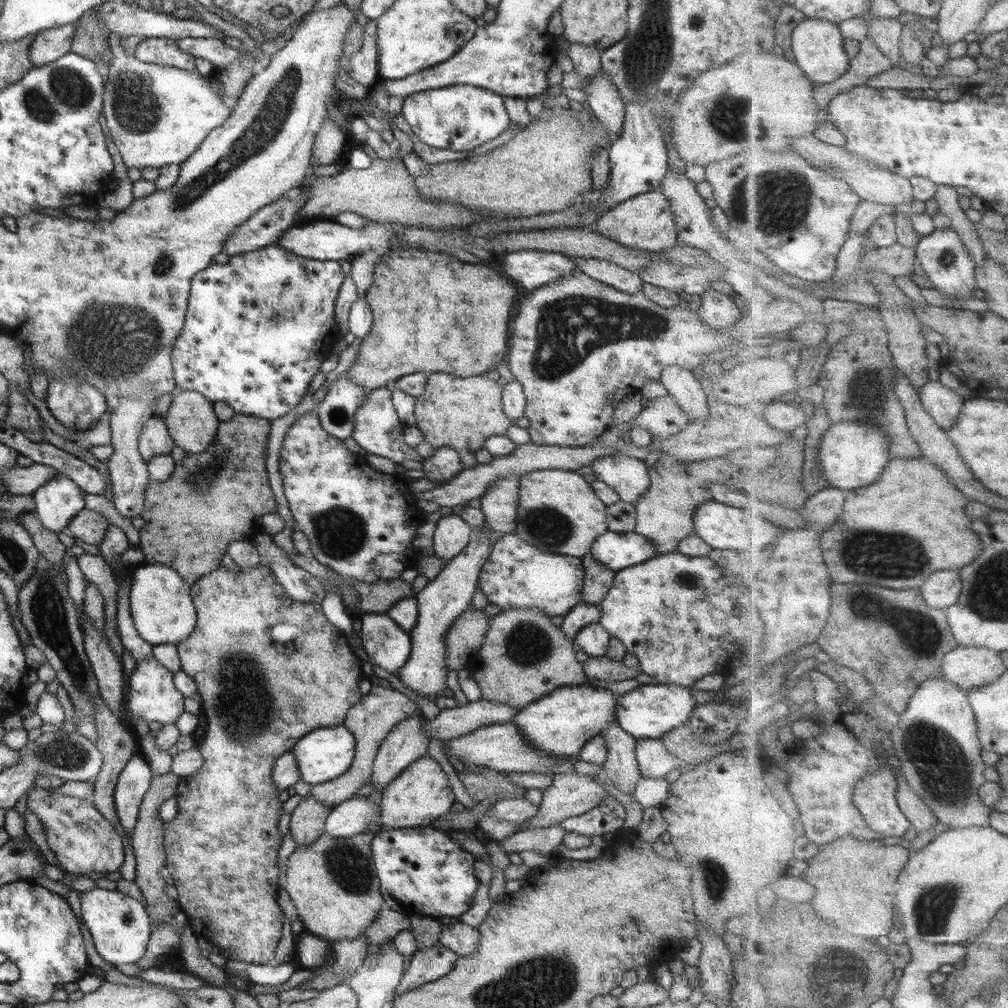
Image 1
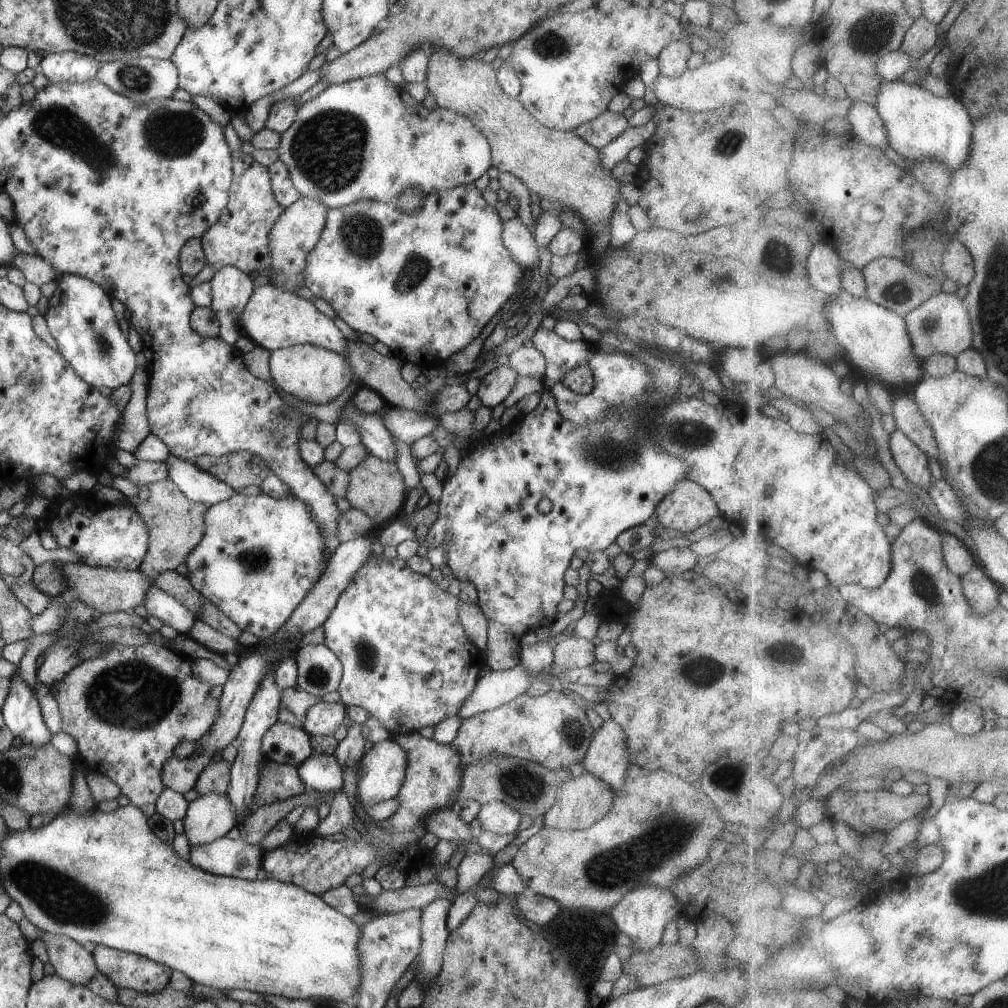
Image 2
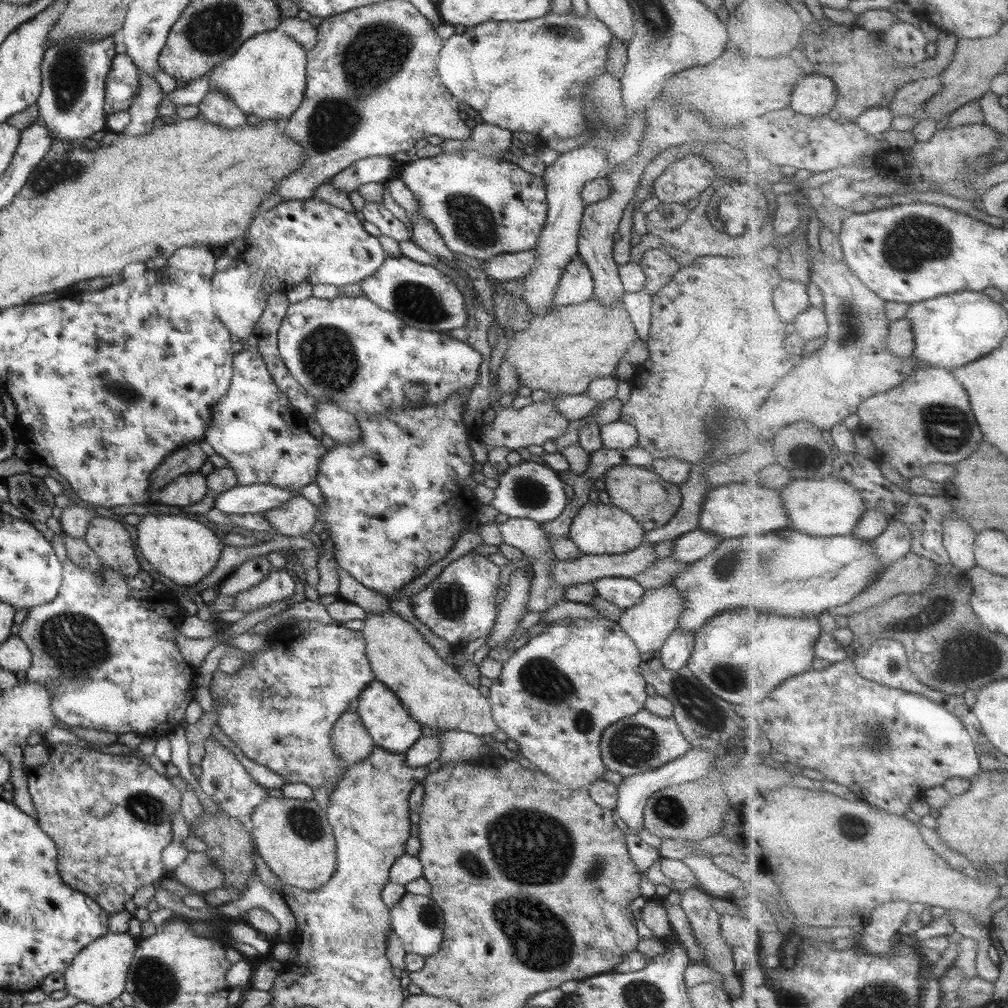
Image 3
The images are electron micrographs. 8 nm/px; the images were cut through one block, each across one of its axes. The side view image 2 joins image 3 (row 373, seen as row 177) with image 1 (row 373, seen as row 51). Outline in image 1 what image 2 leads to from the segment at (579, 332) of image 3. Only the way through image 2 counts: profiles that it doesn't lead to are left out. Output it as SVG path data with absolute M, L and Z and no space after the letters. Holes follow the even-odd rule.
M448 372L429 373L424 392L416 397L415 418L425 441L435 449L449 446L472 453L482 449L489 436L506 435L512 425L504 414L500 381L484 374L460 378Z

